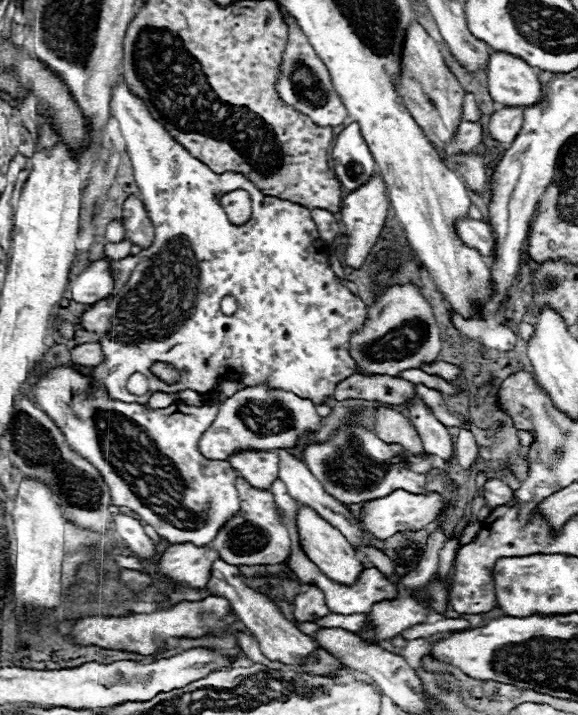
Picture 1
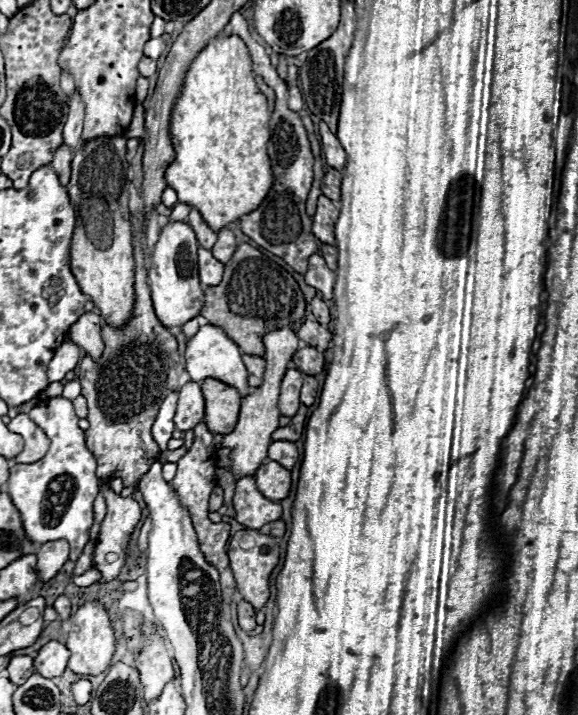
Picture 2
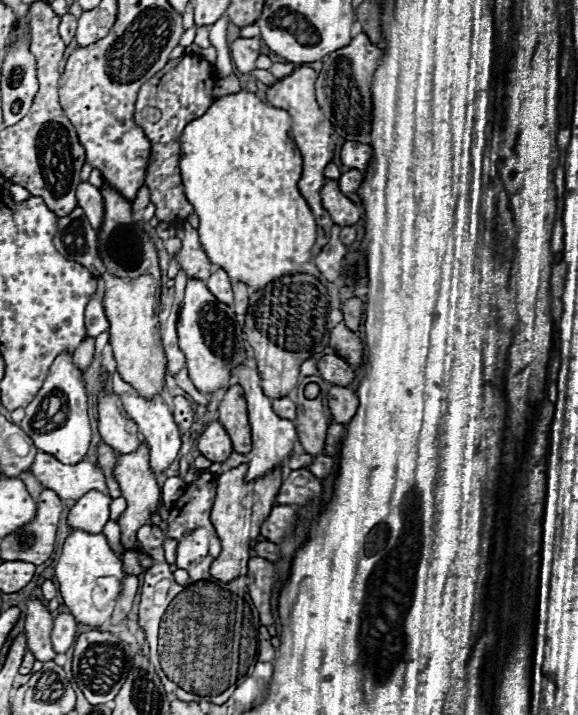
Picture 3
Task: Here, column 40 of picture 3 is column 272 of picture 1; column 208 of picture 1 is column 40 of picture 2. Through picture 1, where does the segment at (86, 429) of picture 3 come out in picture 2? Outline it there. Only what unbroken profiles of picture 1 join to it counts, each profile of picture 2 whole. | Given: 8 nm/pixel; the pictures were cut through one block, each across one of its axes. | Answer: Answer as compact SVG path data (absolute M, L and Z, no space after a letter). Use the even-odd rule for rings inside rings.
M20 412L16 418L12 418L8 428L24 438L24 450L14 458L14 462L28 464L46 456L50 448L50 440L46 438L44 430L30 418L28 412Z

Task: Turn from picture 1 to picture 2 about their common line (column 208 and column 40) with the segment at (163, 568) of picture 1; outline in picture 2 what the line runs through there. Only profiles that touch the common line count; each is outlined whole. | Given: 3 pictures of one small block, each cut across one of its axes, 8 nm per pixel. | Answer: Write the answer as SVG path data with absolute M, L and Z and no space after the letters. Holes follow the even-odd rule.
M66 540L46 542L40 546L36 556L38 556L38 576L42 582L48 582L58 574L58 570L68 560L68 552L70 552L70 546Z

